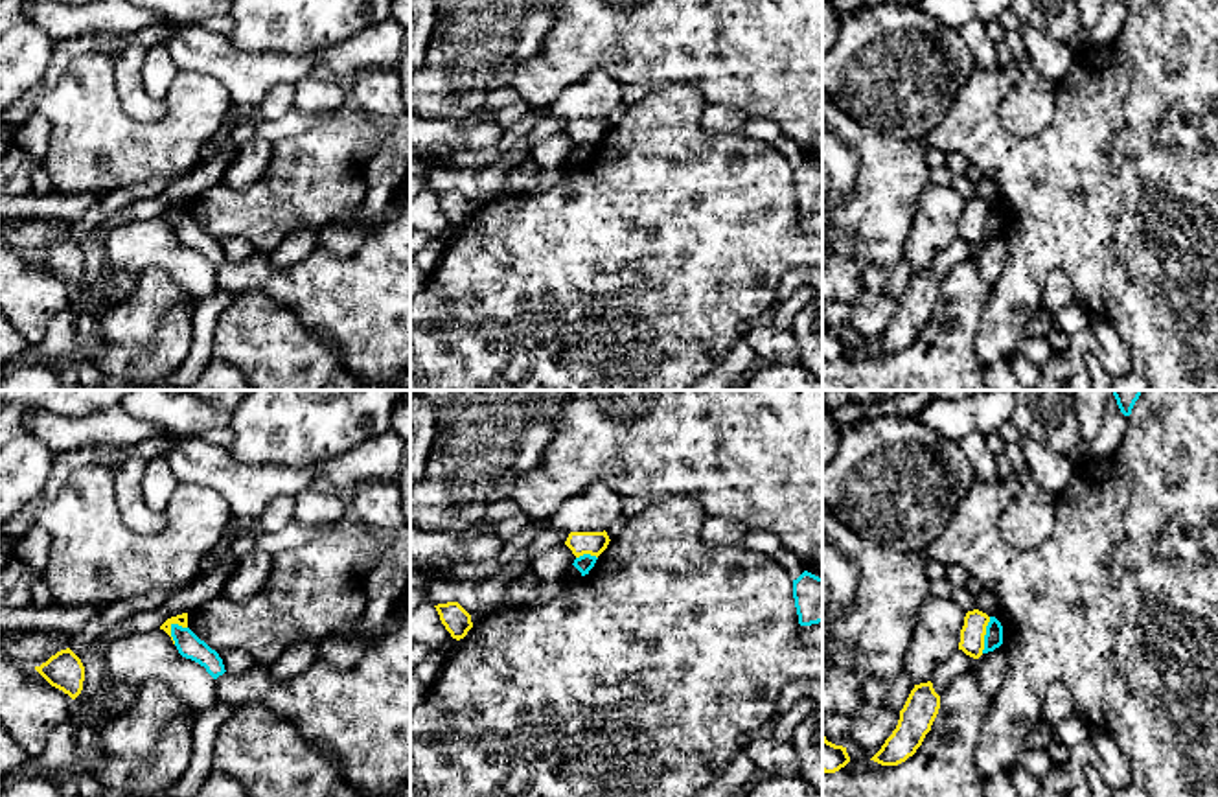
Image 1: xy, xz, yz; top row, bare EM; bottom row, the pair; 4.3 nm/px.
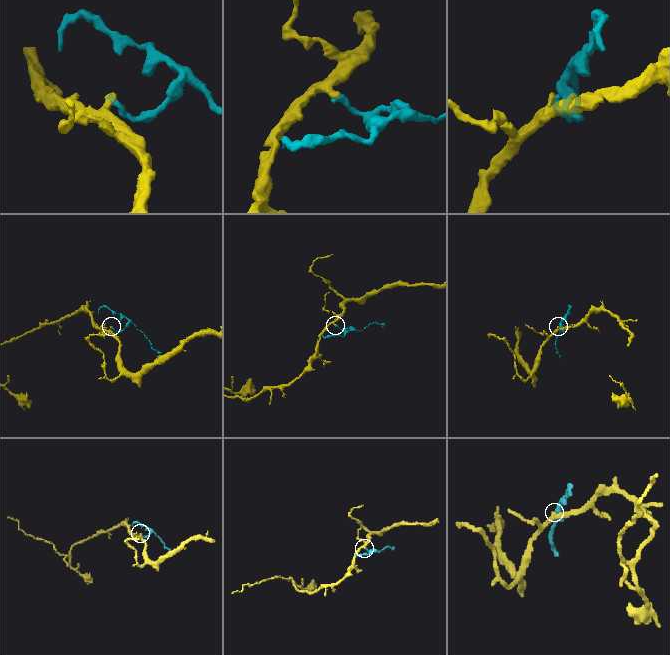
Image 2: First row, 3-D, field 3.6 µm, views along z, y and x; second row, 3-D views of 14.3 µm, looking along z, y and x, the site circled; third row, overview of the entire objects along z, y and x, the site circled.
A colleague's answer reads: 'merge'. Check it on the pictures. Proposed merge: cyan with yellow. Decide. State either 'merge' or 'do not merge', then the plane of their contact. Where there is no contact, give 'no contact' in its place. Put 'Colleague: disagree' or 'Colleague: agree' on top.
Colleague: disagree
do not merge; contact in yz

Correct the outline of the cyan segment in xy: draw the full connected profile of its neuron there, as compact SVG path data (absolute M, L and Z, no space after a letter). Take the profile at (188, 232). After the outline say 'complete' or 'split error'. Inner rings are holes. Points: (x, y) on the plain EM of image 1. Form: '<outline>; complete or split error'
M171 212L171 225L178 241L204 254L213 267L226 260L219 241L201 228L190 215Z; complete

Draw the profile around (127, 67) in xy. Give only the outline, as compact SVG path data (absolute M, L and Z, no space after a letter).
M131 44L112 59L116 92L121 107L132 120L142 123L156 121L166 114L164 99L151 98L142 81L142 64L147 50L144 44Z

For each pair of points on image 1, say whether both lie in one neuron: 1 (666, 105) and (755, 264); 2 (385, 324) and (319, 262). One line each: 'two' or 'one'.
1: one
2: one

